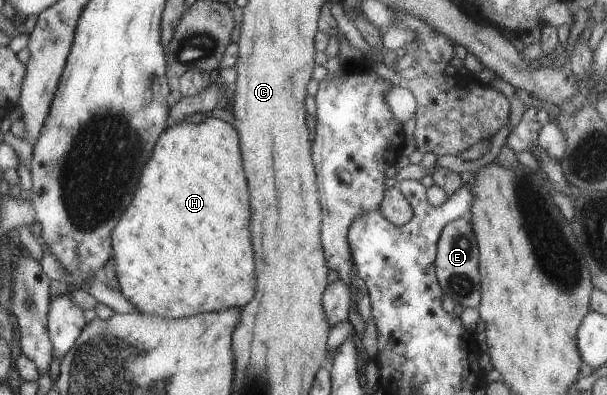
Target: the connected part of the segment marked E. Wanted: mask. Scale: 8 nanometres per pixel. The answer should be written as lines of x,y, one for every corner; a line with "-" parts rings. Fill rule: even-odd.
458,217
450,221
442,230
437,240
436,271
443,293
448,295
455,304
460,303
465,308
478,309
480,305
480,271
478,271
478,243
471,221
467,217

